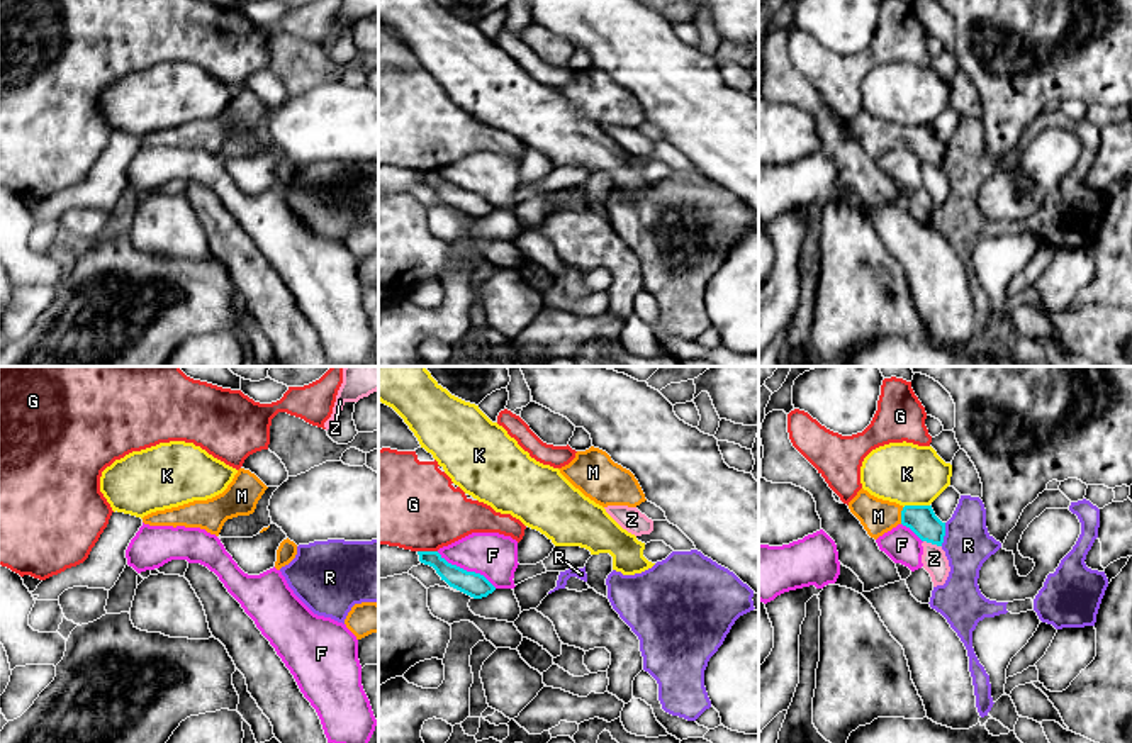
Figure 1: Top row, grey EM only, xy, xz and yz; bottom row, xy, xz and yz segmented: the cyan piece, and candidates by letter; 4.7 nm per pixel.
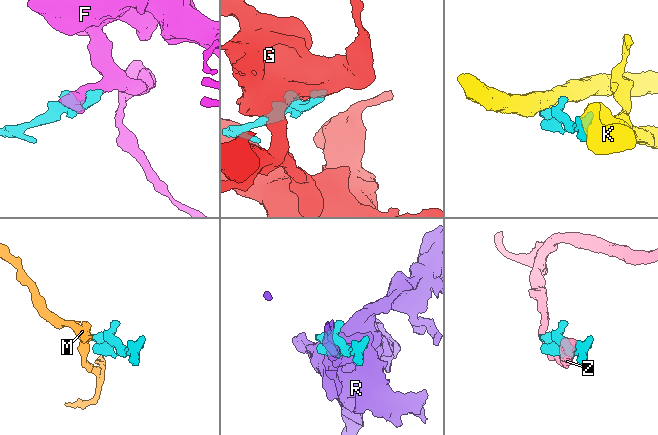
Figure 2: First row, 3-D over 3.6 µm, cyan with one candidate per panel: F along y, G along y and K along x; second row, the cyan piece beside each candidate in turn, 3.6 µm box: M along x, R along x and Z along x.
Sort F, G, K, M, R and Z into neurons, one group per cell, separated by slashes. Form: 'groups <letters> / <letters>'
groups F / G / K / M / R / Z

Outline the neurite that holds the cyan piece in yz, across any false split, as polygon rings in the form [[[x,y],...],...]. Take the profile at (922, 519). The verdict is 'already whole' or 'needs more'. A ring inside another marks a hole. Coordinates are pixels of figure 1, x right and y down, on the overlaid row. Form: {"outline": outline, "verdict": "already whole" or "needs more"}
{"outline": [[[860,489],[849,502],[850,512],[860,521],[867,534],[874,539],[891,531],[898,524],[910,528],[922,541],[942,546],[945,522],[942,522],[932,506],[899,506],[883,500]]], "verdict": "needs more"}

